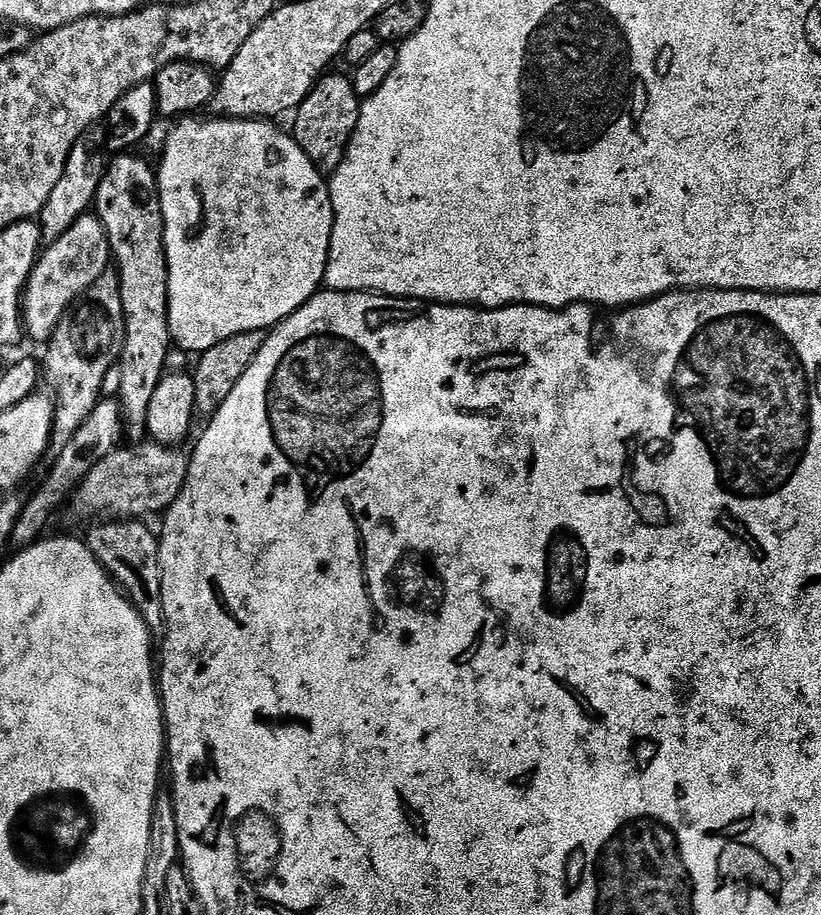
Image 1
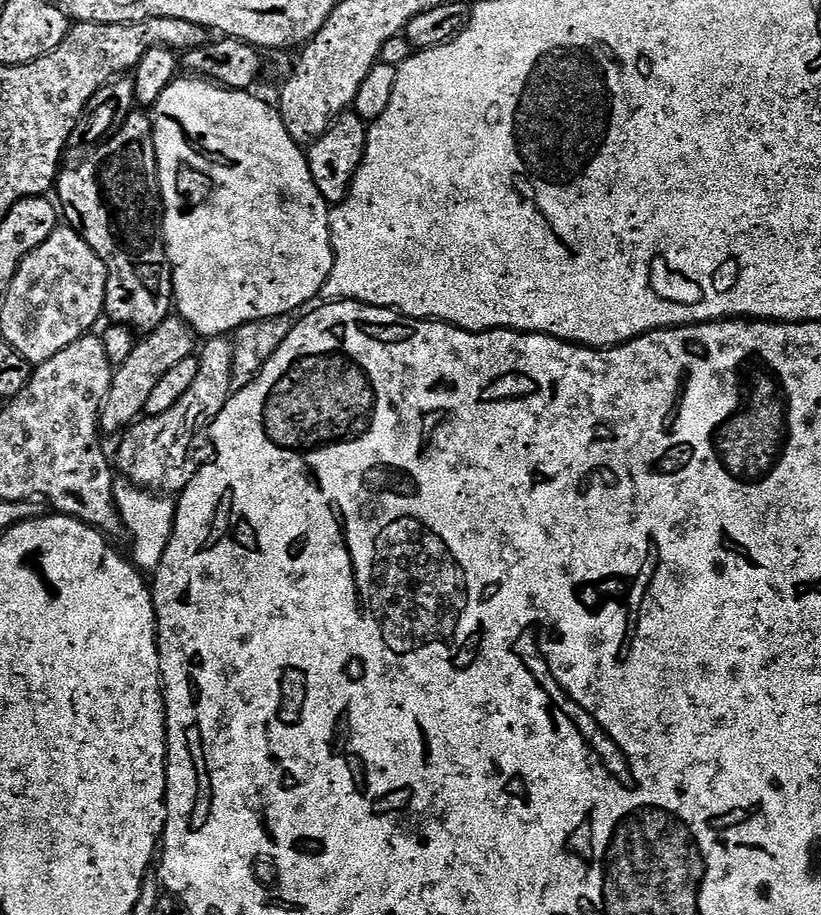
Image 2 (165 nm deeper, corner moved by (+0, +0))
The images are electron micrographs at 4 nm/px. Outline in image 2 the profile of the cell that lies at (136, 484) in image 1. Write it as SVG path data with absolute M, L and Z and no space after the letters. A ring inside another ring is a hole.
M209 337L201 345L197 360L199 362L197 377L194 378L193 385L186 390L182 398L178 398L175 406L170 406L170 410L166 410L166 414L145 415L119 437L119 440L121 439L120 449L117 450L116 456L114 452L114 464L119 475L127 483L143 488L146 492L179 494L196 477L202 465L208 463L210 459L208 443L212 424L218 418L218 414L222 414L222 410L233 392L233 348L231 339L229 337Z

